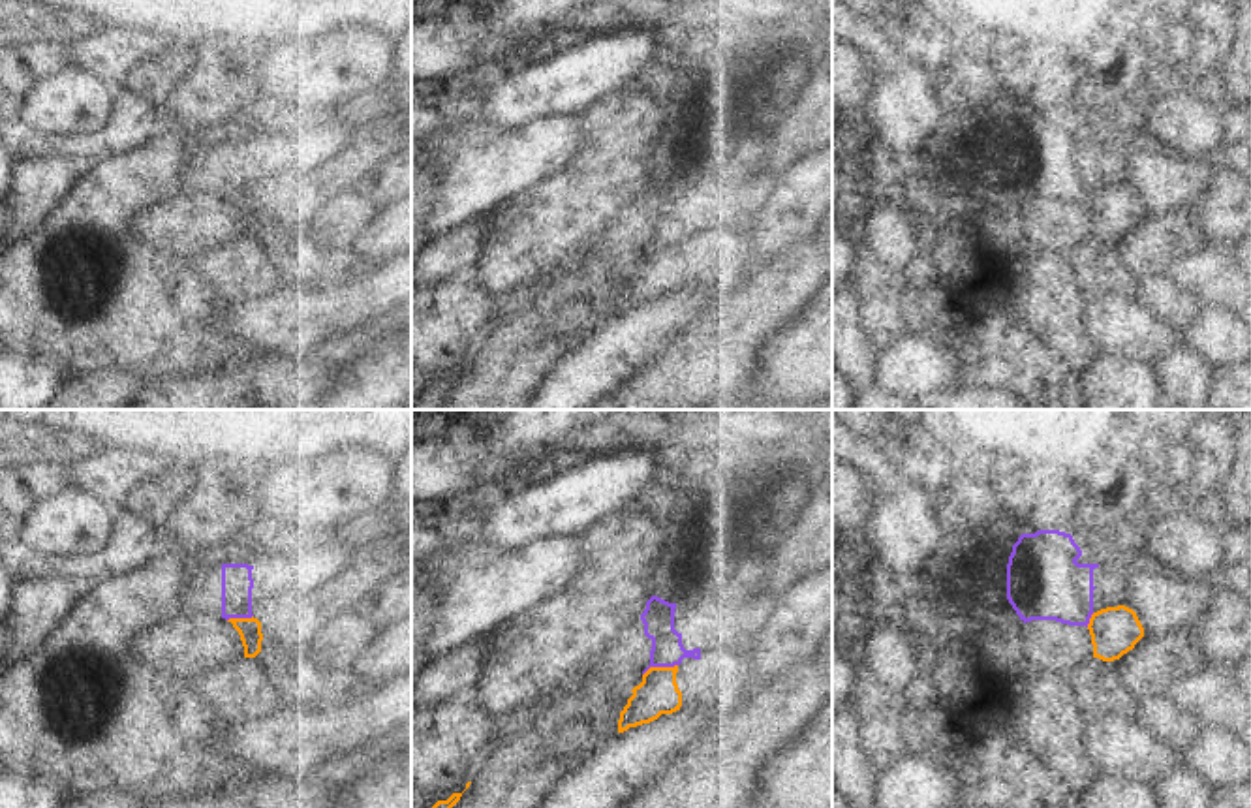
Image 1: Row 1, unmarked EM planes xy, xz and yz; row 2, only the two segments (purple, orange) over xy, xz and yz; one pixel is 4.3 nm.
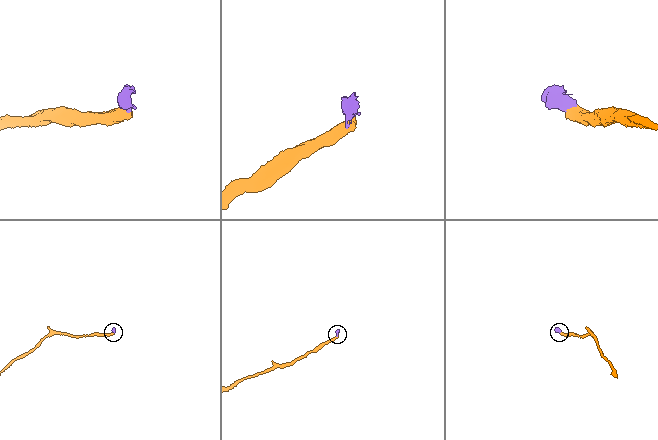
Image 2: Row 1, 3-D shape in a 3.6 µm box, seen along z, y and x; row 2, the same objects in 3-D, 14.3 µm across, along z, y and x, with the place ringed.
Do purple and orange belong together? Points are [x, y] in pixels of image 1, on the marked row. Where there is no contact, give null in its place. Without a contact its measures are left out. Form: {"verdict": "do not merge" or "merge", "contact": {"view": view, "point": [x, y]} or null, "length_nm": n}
{"verdict": "do not merge", "contact": {"view": "xz", "point": [660, 666]}, "length_nm": 160}

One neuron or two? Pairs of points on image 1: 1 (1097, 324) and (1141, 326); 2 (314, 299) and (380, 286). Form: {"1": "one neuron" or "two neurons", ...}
{"1": "one neuron", "2": "one neuron"}

